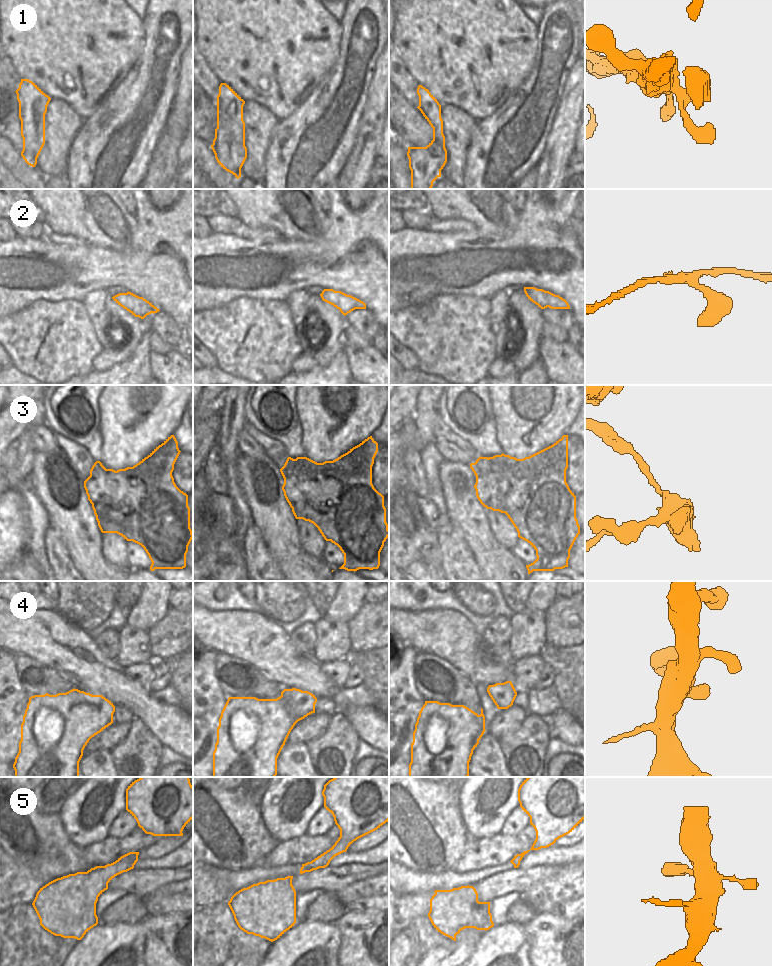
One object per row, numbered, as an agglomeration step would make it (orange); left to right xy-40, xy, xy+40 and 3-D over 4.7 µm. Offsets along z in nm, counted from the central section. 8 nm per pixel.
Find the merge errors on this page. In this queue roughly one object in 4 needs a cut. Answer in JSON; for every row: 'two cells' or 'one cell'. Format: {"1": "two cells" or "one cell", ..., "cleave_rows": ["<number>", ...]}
{"1": "one cell", "2": "one cell", "3": "two cells", "4": "one cell", "5": "one cell", "cleave_rows": ["3"]}

